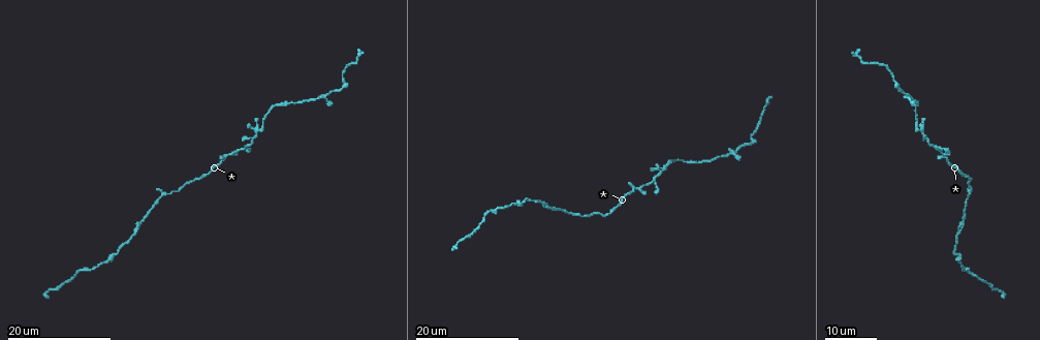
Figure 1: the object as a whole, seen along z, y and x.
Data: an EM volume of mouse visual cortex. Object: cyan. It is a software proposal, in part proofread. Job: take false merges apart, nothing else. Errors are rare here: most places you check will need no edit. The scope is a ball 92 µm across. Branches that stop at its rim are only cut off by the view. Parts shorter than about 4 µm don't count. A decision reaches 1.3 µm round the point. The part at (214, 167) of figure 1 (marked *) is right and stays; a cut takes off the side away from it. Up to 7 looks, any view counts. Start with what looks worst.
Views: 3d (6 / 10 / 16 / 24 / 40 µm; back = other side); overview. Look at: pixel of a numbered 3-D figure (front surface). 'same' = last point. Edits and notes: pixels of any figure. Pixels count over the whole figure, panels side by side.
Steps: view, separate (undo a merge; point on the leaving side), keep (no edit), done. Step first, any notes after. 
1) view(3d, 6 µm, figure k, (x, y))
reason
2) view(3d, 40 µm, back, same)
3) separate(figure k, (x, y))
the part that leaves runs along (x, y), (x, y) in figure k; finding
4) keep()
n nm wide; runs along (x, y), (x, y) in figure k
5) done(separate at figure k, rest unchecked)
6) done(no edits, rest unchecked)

view(3d, 16 µm, figure 1, (907, 97))

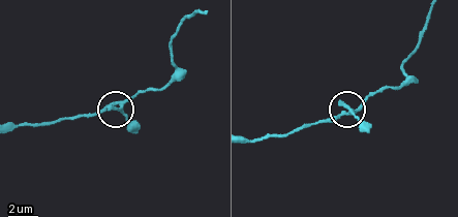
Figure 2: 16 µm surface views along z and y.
view(3d, 10 µm, figure 2, (352, 114))
zoom in

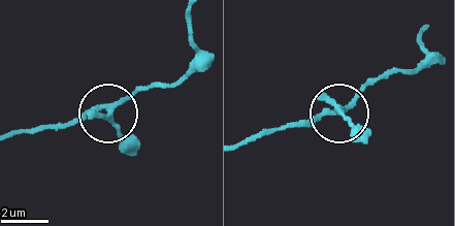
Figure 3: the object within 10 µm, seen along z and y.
keep()
4 arms; one neuron here

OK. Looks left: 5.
view(3d, 24 µm, figure 1, (638, 187))
thin arm on a thick one

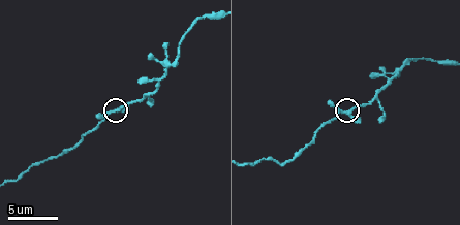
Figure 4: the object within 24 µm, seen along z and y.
view(3d, 10 µm, figure 4, (116, 109))

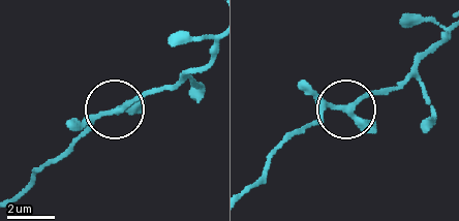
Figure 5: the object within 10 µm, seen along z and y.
keep()
one neuron here

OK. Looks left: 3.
view(3d, 16 µm, figure 1, (106, 263))
calibre changes

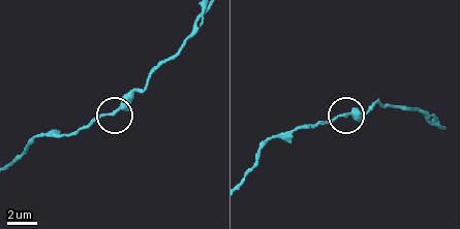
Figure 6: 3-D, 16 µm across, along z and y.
view(3d, 10 µm, figure 6, (343, 114))

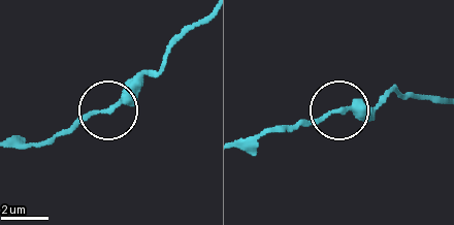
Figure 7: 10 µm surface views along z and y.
keep()
240 nm wide; runs along (203, 19), (115, 107), (58, 134) in figure 7; one neuron here

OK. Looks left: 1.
done(no edits, rest unchecked)

